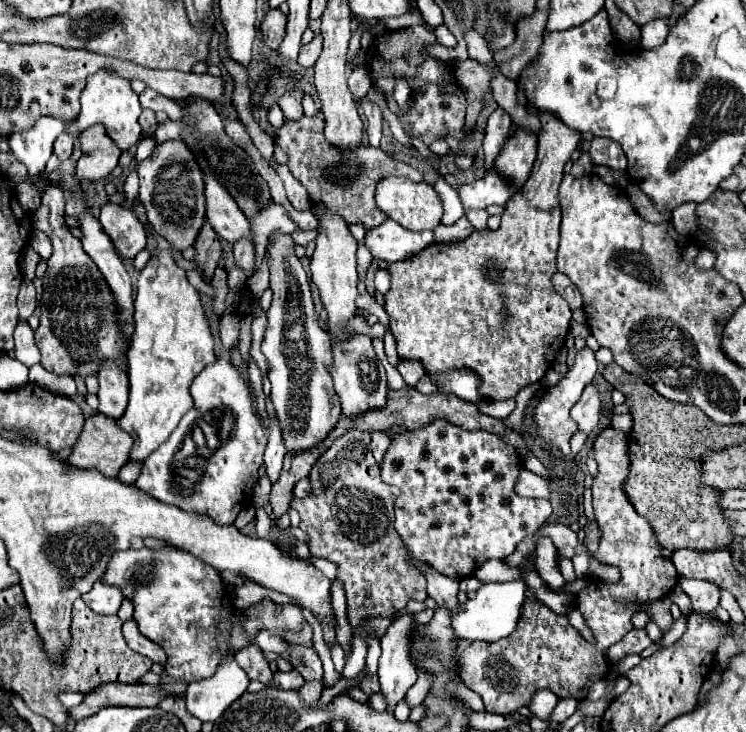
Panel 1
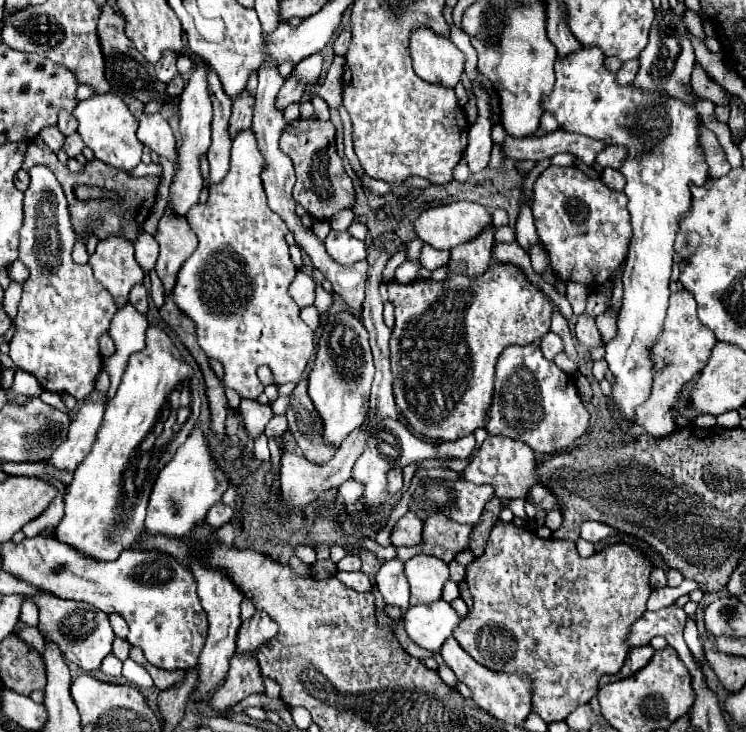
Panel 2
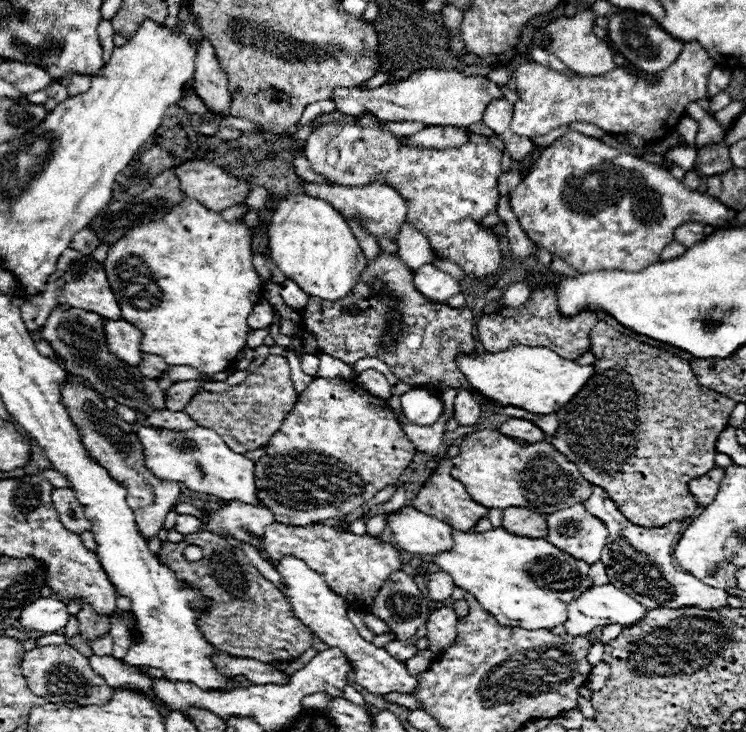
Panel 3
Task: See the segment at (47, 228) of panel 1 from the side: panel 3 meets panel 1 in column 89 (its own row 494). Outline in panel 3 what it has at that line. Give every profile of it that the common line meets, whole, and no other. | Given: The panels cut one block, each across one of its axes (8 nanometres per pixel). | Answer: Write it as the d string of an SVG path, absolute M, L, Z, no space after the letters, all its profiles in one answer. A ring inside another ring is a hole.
M316 378L304 394L300 394L294 410L284 418L278 436L274 436L268 444L266 456L256 460L256 496L260 504L274 514L278 524L308 526L310 522L342 520L356 508L370 502L388 484L396 482L414 454L414 444L402 432L398 418L386 400L368 394L354 380Z

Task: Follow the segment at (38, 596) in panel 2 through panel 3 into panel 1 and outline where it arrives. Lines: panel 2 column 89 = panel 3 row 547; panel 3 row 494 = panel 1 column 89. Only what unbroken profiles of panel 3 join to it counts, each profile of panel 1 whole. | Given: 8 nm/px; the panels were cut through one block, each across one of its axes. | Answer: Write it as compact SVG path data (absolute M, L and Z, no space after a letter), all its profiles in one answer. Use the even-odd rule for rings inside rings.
M96 582L92 586L92 590L82 596L82 600L86 604L90 604L90 610L94 610L96 614L110 616L110 614L118 612L118 608L122 604L122 592L118 592L118 588L110 588L102 582Z

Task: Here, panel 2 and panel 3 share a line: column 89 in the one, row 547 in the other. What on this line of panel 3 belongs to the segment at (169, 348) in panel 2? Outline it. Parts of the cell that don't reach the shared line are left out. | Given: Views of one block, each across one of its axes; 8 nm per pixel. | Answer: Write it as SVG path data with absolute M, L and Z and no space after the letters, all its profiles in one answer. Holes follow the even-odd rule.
M494 528L484 534L476 532L460 532L452 530L452 538L456 546L448 554L436 554L434 562L440 566L440 570L448 572L454 580L454 584L470 594L476 596L480 606L494 614L494 618L502 626L522 626L526 630L552 630L558 624L564 624L568 620L568 604L578 598L582 592L586 592L592 582L588 578L590 566L582 560L572 558L570 554L558 550L552 546L546 538L526 538L506 532L504 528Z

